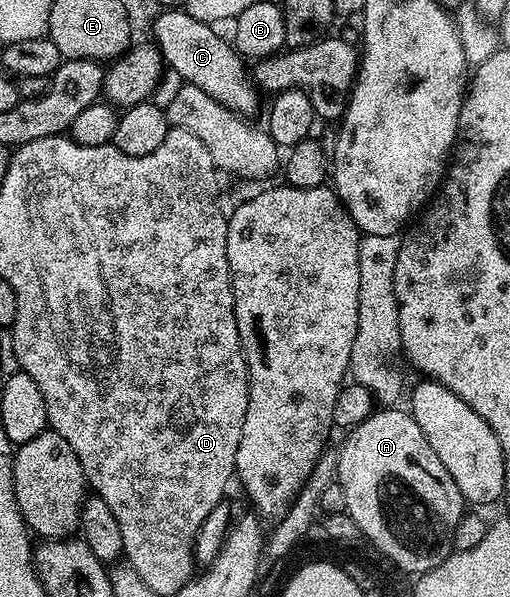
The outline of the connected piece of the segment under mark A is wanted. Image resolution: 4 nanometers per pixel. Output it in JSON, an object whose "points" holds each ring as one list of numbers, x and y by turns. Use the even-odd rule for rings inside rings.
{"points":[[378,410,360,425,349,428,347,435,350,436,336,451,336,482,340,489,344,489,345,512,355,522,359,532,367,535,371,545,380,554,387,555,400,570,411,571,411,576,417,577,436,569,436,565,444,562,454,551,454,534,464,514,464,500,456,481,452,481,452,473,444,469,444,461,436,457,432,445,428,445,428,437,424,437,409,410]]}

